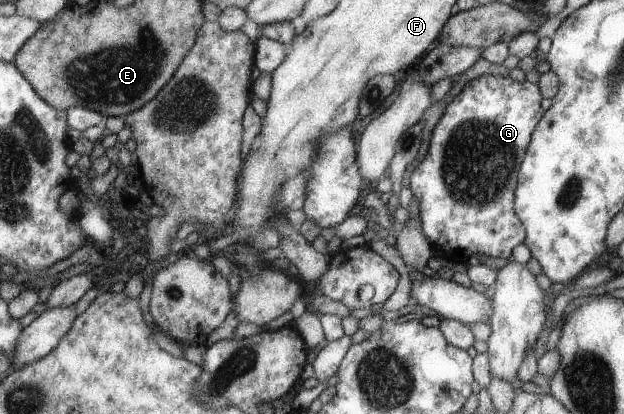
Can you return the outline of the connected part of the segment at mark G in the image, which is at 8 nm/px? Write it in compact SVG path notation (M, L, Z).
M482 75L466 82L462 91L445 106L445 111L431 132L427 154L410 176L410 190L413 192L413 198L419 204L419 221L421 222L423 233L429 238L434 250L442 252L445 261L465 264L472 254L480 254L480 252L488 256L494 256L494 258L510 259L512 258L512 250L525 242L525 226L514 210L515 190L518 186L517 172L526 156L527 146L530 144L532 133L541 121L542 114L544 114L544 110L540 106L542 95L541 89L536 83L532 84L527 80L518 82L517 79L513 79L510 76Z

